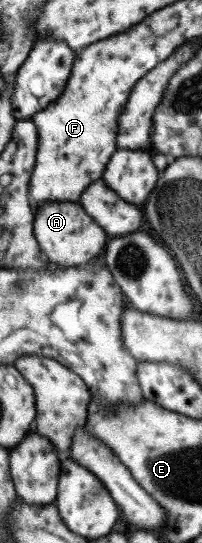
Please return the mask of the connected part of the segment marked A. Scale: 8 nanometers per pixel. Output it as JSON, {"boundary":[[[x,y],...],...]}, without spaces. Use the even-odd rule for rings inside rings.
{"boundary":[[[45,202],[34,209],[33,235],[45,259],[59,268],[77,268],[103,253],[107,235],[77,202]]]}

